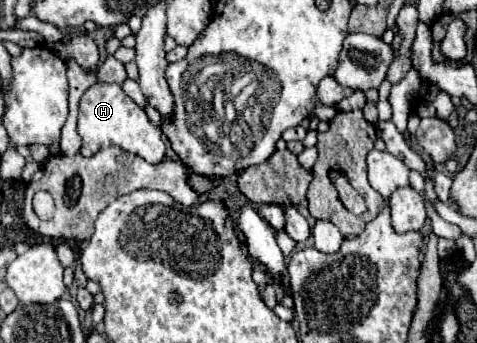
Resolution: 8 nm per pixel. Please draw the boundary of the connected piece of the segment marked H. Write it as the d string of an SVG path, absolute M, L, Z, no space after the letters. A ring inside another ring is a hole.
M97 82L93 84L79 102L79 122L77 132L83 140L81 156L93 156L95 152L109 148L109 146L121 146L123 150L141 156L143 160L157 164L165 158L165 144L161 138L161 130L147 118L145 110L137 106L121 88L121 84L115 82Z

